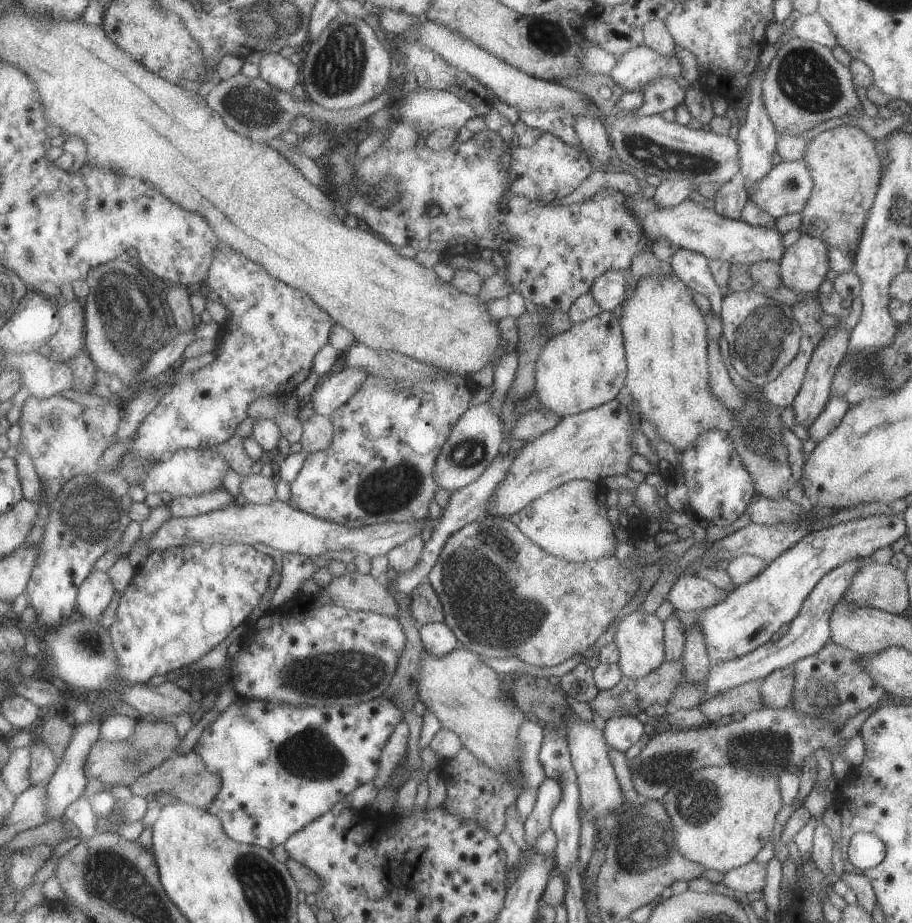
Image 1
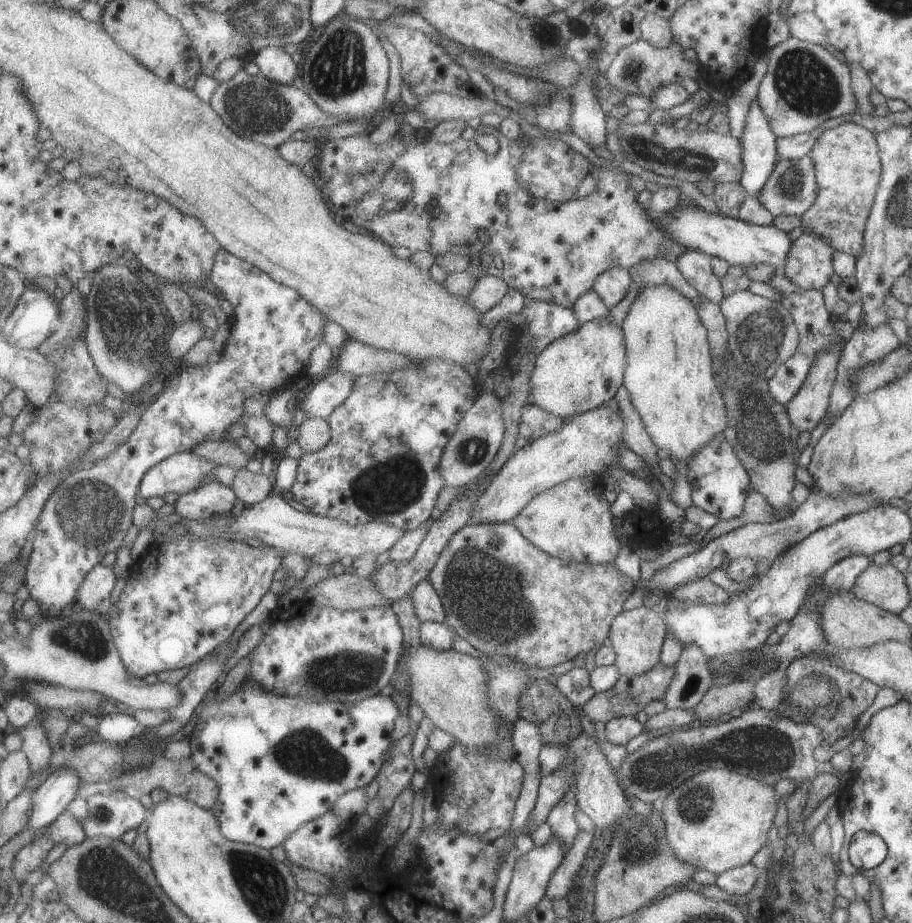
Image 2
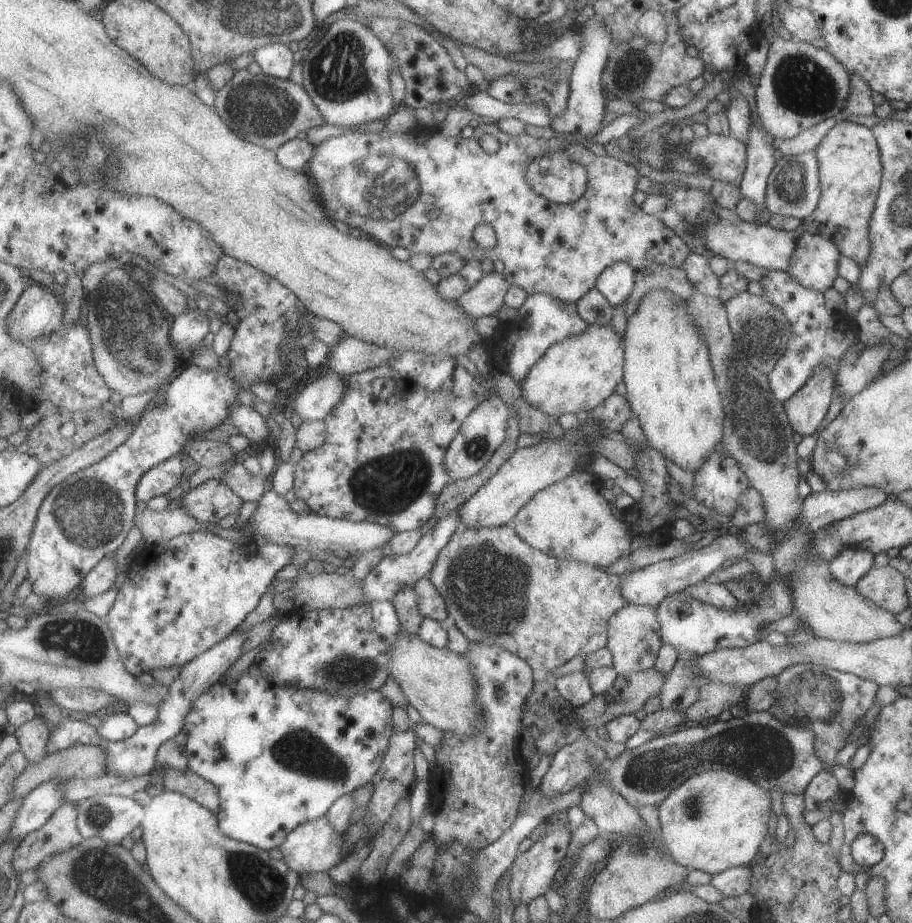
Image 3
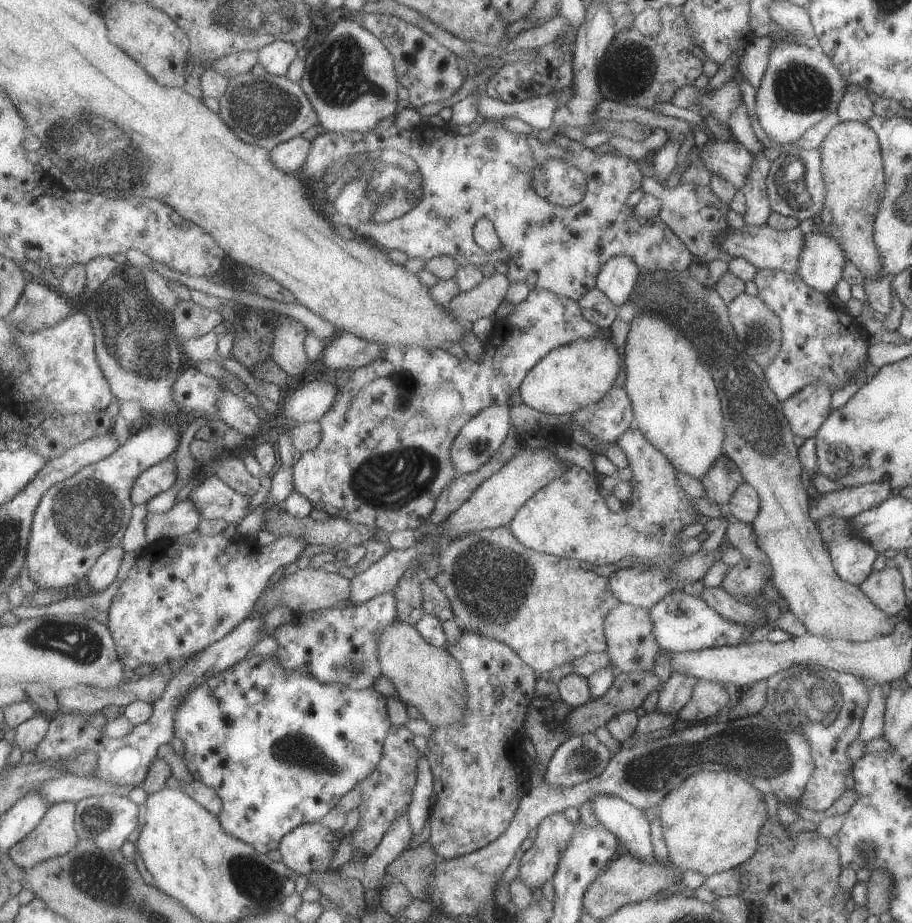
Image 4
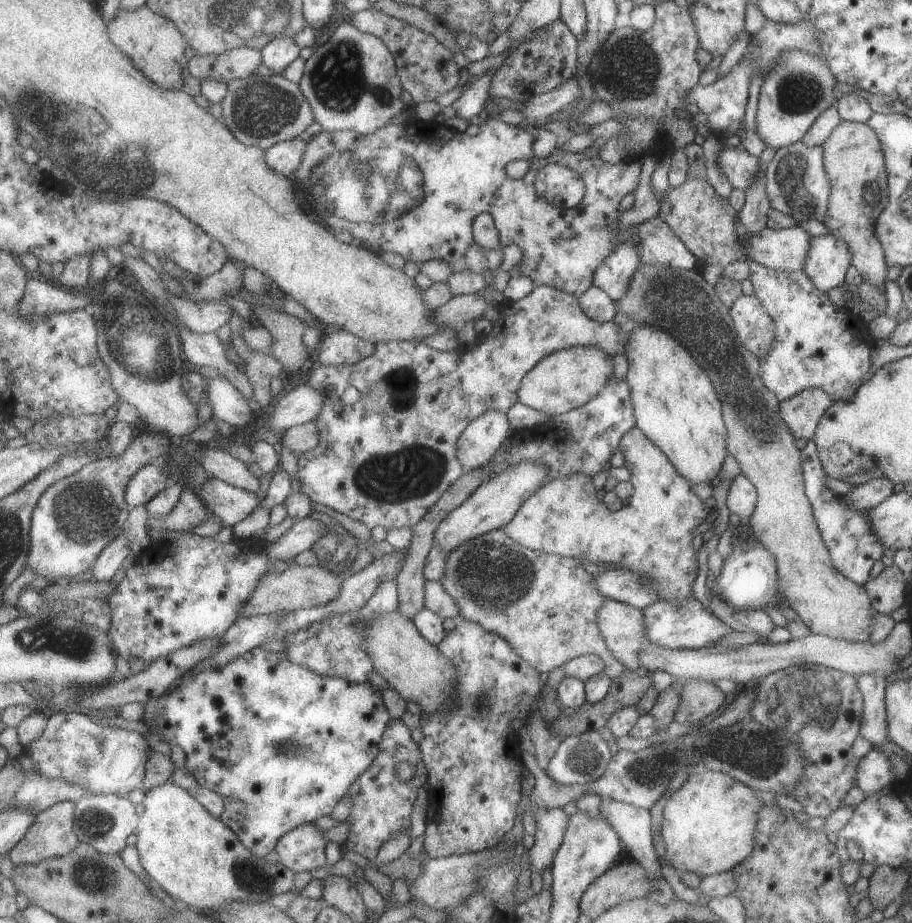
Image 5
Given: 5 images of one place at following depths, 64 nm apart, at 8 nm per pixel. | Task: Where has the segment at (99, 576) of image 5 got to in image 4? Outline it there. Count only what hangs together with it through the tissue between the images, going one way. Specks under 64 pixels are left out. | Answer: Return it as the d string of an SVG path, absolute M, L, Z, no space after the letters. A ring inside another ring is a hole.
M122 544L118 547L107 549L107 552L101 556L96 566L93 567L92 571L88 574L88 578L84 584L95 591L109 588L109 586L115 582L119 570L121 570L125 551Z

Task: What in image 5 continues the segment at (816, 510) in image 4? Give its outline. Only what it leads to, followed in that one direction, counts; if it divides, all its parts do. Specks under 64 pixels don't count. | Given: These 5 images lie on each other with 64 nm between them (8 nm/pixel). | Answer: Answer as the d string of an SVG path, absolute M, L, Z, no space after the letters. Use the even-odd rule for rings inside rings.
M885 477L873 479L862 485L855 485L841 498L851 509L865 513L893 493L893 485Z

